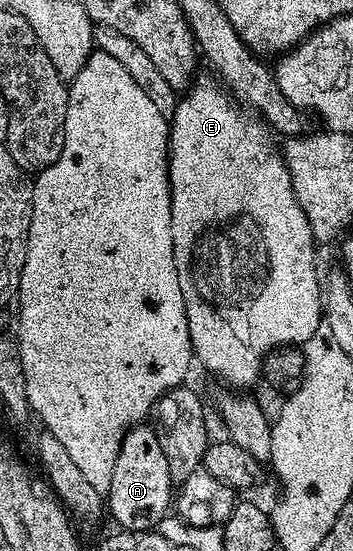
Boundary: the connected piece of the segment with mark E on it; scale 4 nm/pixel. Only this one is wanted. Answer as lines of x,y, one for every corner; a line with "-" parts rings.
206,82
203,86
191,85
177,99
174,113
169,119
170,148
168,165
170,168
170,211
174,240
174,259
180,280
180,292
184,296
184,306
188,316
190,349
193,357
210,374
223,378
230,386
250,386
262,378
262,361
279,348
298,348
319,333
318,325
324,322
324,286
318,282
318,254
314,233
308,224
308,216
296,200
288,168
284,164
279,147
274,146
275,135
261,117
247,112
221,85

